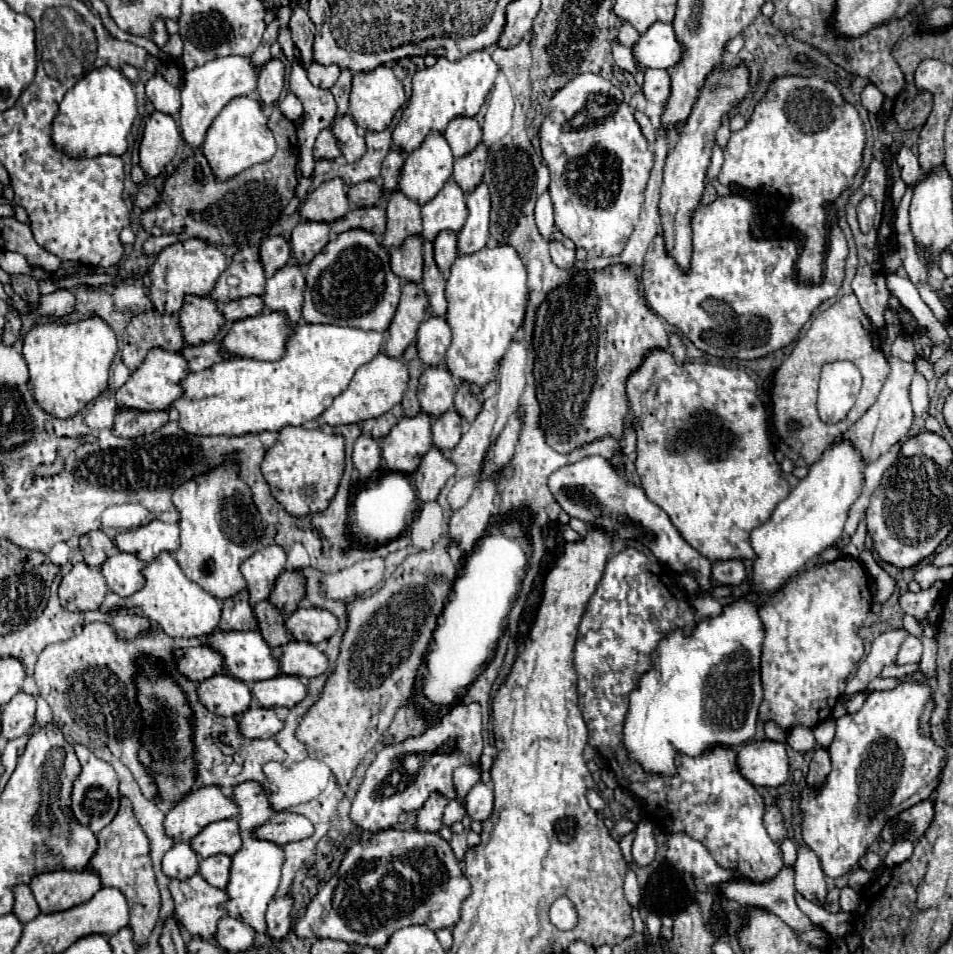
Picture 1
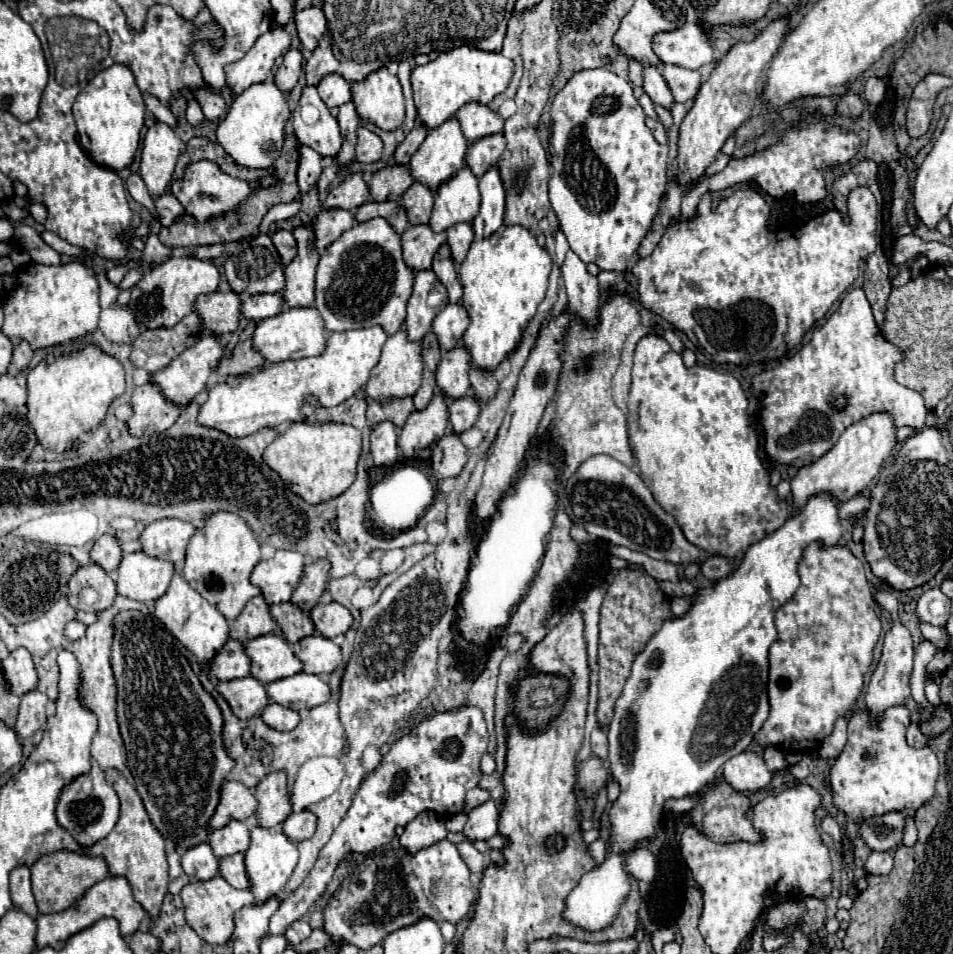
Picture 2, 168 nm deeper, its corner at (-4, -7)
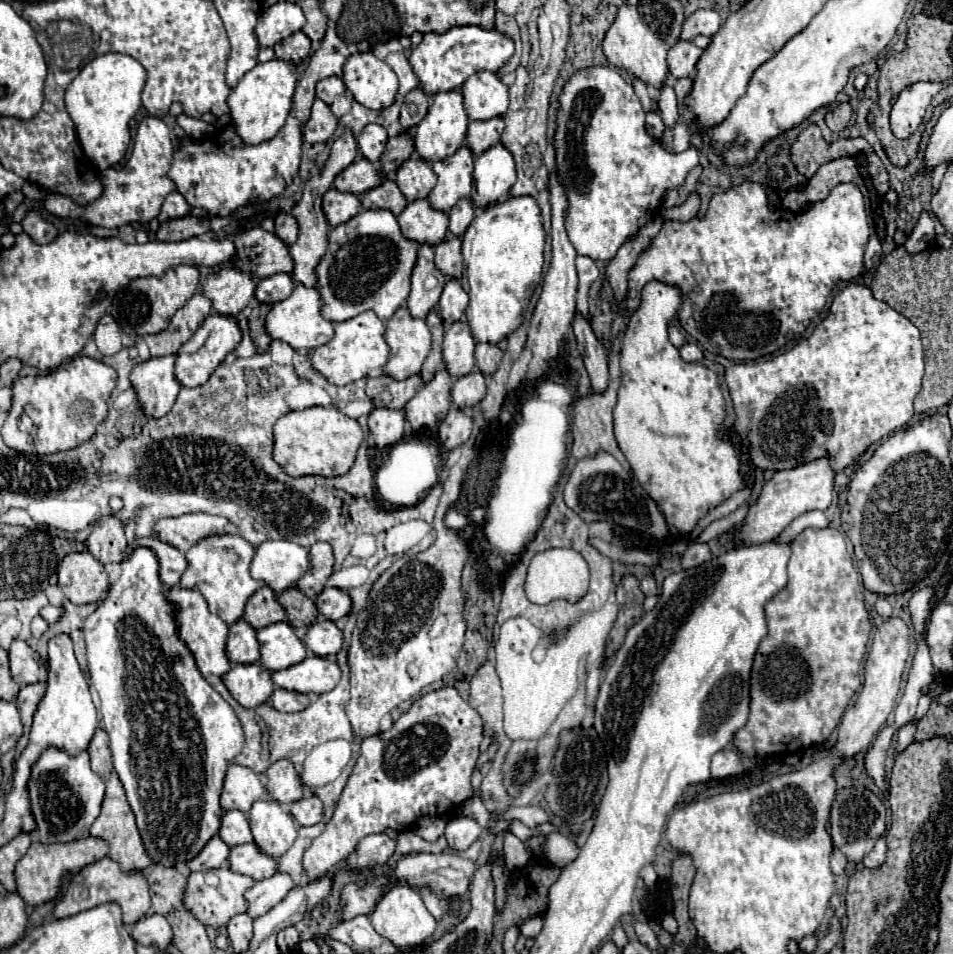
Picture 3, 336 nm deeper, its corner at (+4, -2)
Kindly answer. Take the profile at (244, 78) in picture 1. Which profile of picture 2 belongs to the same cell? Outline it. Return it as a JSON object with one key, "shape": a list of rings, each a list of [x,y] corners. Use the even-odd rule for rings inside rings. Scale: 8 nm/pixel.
{"shape":[[[273,26],[263,32],[253,48],[235,64],[225,68],[227,82],[235,94],[241,94],[245,88],[257,82],[265,82],[271,74],[271,66],[277,56],[285,54],[293,44],[293,34],[285,26]]]}

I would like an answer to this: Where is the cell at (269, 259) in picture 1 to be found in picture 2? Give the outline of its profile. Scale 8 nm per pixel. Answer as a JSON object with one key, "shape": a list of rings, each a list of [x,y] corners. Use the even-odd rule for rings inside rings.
{"shape":[[[277,230],[273,234],[273,244],[275,244],[283,264],[289,264],[295,258],[295,254],[297,254],[297,242],[295,242],[295,238],[293,238],[293,234],[289,230]]]}

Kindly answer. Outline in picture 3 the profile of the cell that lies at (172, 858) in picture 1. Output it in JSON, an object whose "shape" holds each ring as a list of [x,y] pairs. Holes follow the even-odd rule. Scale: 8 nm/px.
{"shape":[[[219,835],[211,837],[207,841],[207,845],[201,849],[201,853],[197,857],[193,857],[191,861],[185,863],[185,867],[189,871],[209,871],[209,869],[217,869],[221,865],[225,865],[229,855],[229,847],[219,839]]]}

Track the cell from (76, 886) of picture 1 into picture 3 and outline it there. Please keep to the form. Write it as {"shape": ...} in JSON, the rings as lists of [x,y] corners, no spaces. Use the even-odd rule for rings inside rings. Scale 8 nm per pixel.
{"shape":[[[93,837],[71,841],[71,843],[49,843],[49,845],[31,843],[29,851],[17,861],[17,867],[15,867],[19,895],[31,907],[45,905],[59,895],[65,875],[77,875],[83,867],[103,859],[107,853],[109,853],[107,843],[103,839],[93,839]]]}

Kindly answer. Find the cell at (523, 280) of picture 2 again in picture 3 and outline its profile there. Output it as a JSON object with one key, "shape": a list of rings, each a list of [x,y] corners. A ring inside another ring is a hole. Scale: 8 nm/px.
{"shape":[[[509,197],[477,213],[463,235],[461,253],[469,283],[467,325],[477,343],[497,345],[523,323],[529,299],[541,281],[545,231],[533,197]]]}

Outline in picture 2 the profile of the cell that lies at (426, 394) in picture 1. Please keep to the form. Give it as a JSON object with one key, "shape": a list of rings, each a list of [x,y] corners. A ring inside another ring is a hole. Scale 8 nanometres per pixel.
{"shape":[[[457,346],[449,352],[443,352],[441,362],[437,366],[439,390],[449,398],[467,396],[471,390],[469,370],[471,370],[471,354],[465,346]]]}

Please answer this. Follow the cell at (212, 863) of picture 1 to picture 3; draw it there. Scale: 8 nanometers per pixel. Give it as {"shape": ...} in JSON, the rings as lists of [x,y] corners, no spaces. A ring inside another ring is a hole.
{"shape":[[[245,843],[245,845],[237,845],[229,851],[229,869],[239,873],[239,875],[247,875],[255,881],[265,879],[269,875],[273,875],[277,871],[277,861],[269,859],[267,855],[261,855],[261,851],[257,851],[255,843]]]}

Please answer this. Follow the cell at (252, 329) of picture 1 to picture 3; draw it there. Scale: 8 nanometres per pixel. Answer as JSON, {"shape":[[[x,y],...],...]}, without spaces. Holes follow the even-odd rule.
{"shape":[[[297,285],[285,301],[279,301],[271,307],[271,311],[265,319],[265,333],[271,339],[285,341],[297,353],[307,353],[315,347],[321,347],[333,337],[333,323],[325,321],[321,317],[319,309],[321,309],[321,297],[319,297],[317,289],[315,287],[307,289],[307,287]]]}

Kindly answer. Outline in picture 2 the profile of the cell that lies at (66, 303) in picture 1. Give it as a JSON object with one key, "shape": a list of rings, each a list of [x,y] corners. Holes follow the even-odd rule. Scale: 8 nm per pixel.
{"shape":[[[81,260],[57,266],[29,262],[15,270],[15,288],[5,292],[1,306],[5,314],[1,330],[13,346],[27,340],[33,350],[39,350],[77,340],[97,328],[101,312],[97,274]]]}

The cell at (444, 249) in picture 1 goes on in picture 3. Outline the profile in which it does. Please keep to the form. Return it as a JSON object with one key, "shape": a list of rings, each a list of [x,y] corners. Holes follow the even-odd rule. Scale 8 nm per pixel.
{"shape":[[[461,199],[461,203],[457,203],[451,211],[449,211],[449,231],[461,239],[461,235],[467,231],[467,227],[471,225],[475,217],[475,209],[471,205],[469,199]]]}

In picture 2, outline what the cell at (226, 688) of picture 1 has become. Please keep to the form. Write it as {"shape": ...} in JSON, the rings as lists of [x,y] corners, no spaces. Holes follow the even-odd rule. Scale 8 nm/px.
{"shape":[[[253,676],[219,682],[217,690],[225,696],[225,700],[233,708],[235,716],[239,716],[239,718],[253,718],[253,716],[261,714],[263,708],[269,704],[265,684],[261,684]]]}

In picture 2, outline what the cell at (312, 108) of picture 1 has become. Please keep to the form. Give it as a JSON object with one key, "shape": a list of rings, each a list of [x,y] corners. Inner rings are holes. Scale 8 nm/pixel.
{"shape":[[[301,146],[299,154],[301,154],[299,170],[297,170],[299,190],[309,192],[313,188],[313,184],[317,184],[319,174],[321,174],[321,156],[317,152],[307,150],[307,146]]]}

